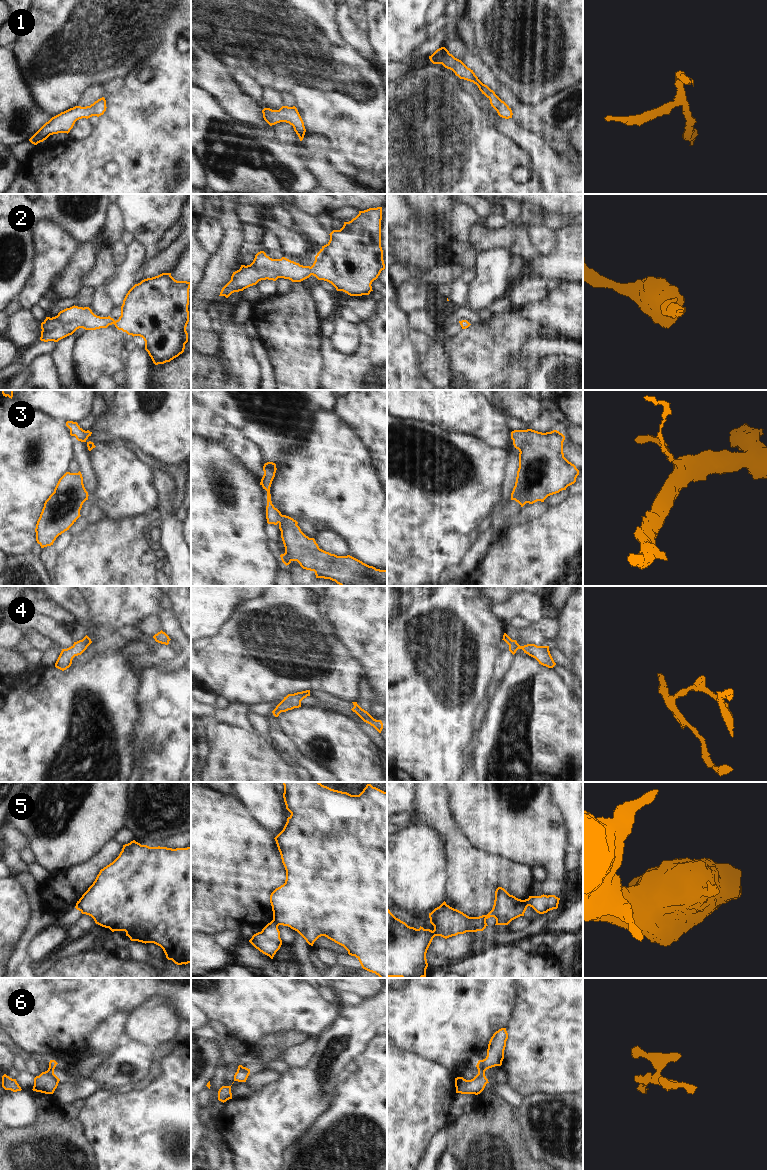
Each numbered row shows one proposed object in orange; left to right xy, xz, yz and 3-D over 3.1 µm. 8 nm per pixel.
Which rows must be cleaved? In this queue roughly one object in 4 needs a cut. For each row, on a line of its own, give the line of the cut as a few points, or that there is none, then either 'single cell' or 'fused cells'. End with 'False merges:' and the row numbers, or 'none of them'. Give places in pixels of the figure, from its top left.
1: no cut | single cell
2: no cut | single cell
3: no cut | single cell
4: no cut | single cell
5: xz (273, 919), (278, 925) | fused cells
6: no cut | single cell
False merges: 5

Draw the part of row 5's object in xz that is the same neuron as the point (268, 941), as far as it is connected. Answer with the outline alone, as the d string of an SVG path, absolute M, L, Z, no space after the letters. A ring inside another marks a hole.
M272 920L261 932L252 936L249 942L260 952L273 959L282 945L278 923Z

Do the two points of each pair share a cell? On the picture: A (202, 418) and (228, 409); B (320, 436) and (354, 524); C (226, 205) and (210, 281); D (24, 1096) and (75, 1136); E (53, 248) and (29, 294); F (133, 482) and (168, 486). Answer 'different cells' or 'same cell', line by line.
A: different cells
B: same cell
C: same cell
D: different cells
E: same cell
F: different cells

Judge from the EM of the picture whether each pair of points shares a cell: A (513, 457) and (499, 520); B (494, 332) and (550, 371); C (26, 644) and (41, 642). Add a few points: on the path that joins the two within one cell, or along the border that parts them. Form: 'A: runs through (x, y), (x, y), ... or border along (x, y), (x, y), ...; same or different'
A: runs through (510, 473), (506, 498), (502, 504); same
B: border along (539, 358), (537, 366), (528, 379); different
C: runs through (30, 642), (37, 642); same

